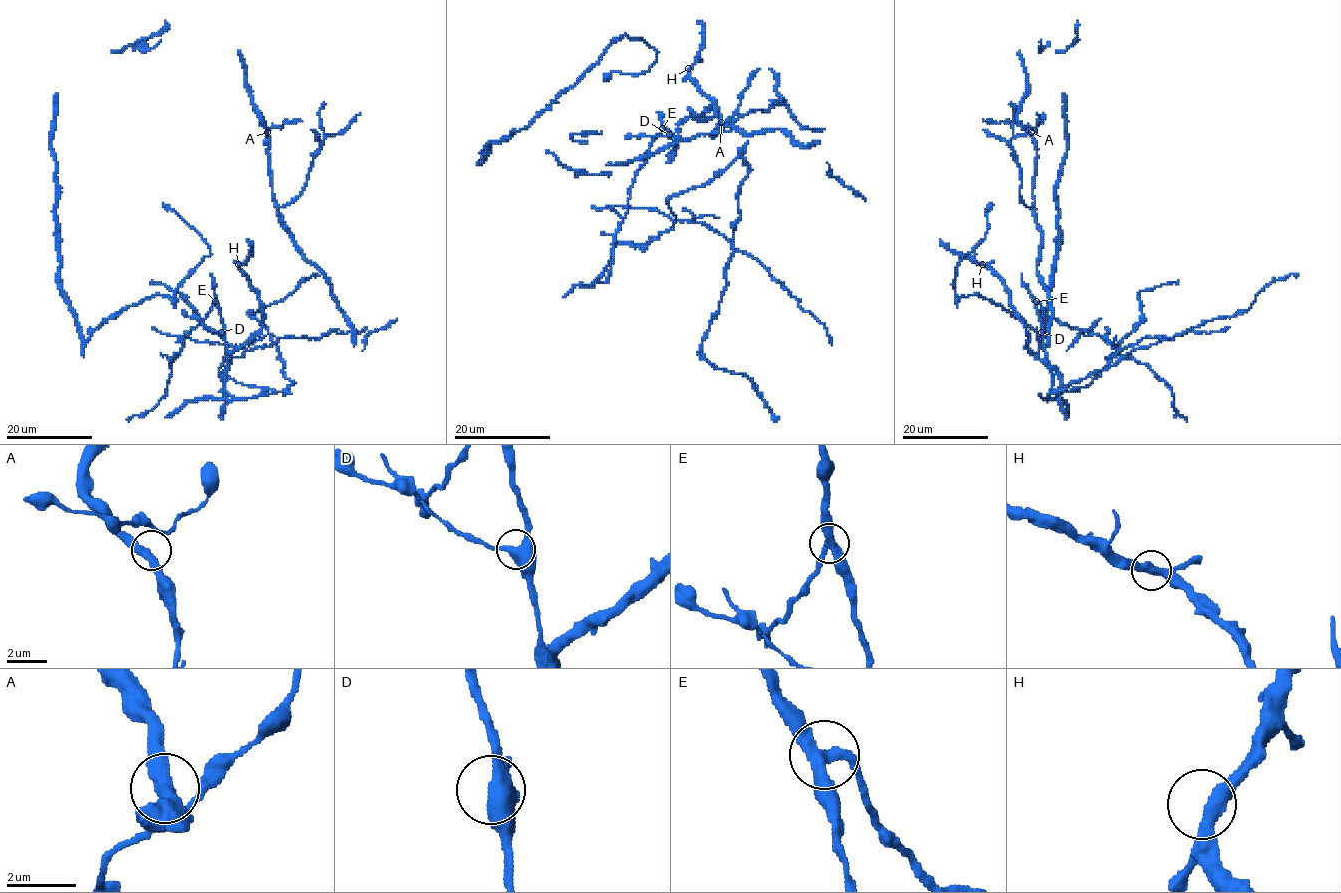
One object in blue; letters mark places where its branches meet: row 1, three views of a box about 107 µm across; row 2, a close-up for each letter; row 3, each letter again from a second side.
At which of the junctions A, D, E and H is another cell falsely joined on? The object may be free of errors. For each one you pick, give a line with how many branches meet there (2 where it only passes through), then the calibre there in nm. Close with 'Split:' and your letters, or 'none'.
E: 3 branches meet; 360 nm thick
Split: E

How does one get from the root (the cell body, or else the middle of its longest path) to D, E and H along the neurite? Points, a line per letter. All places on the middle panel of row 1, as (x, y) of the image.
D: (713, 115), (705, 119), (687, 117), (679, 126), (676, 140), (669, 134)
E: (713, 115), (705, 119), (687, 117), (679, 126), (676, 140), (662, 128)
H: (713, 115), (713, 102), (691, 77), (688, 68)

